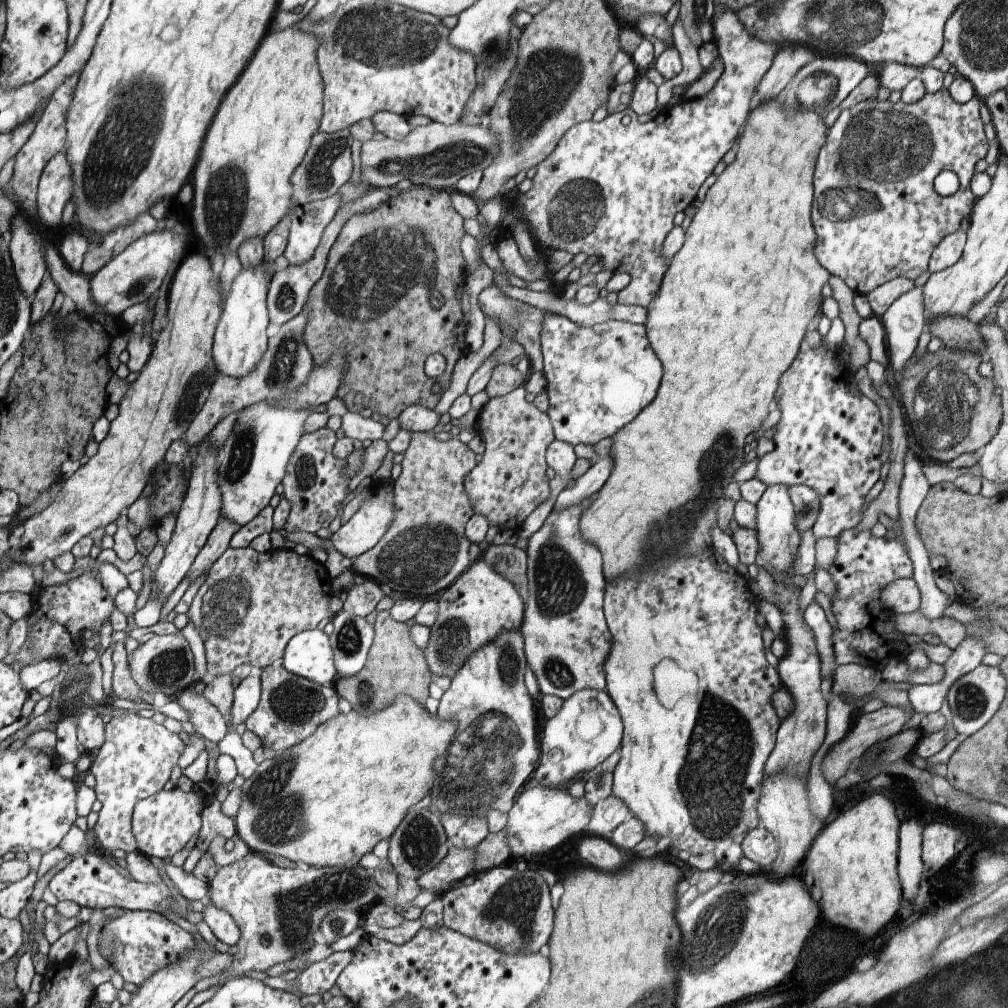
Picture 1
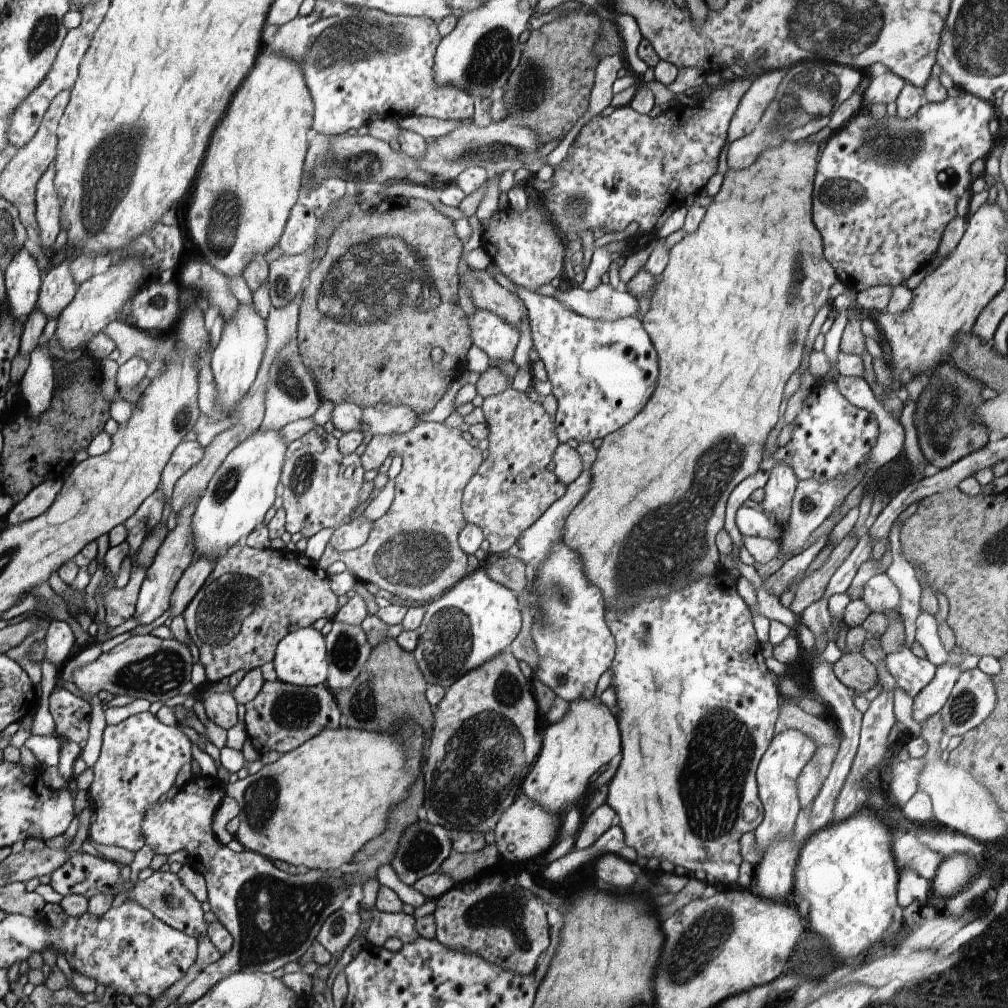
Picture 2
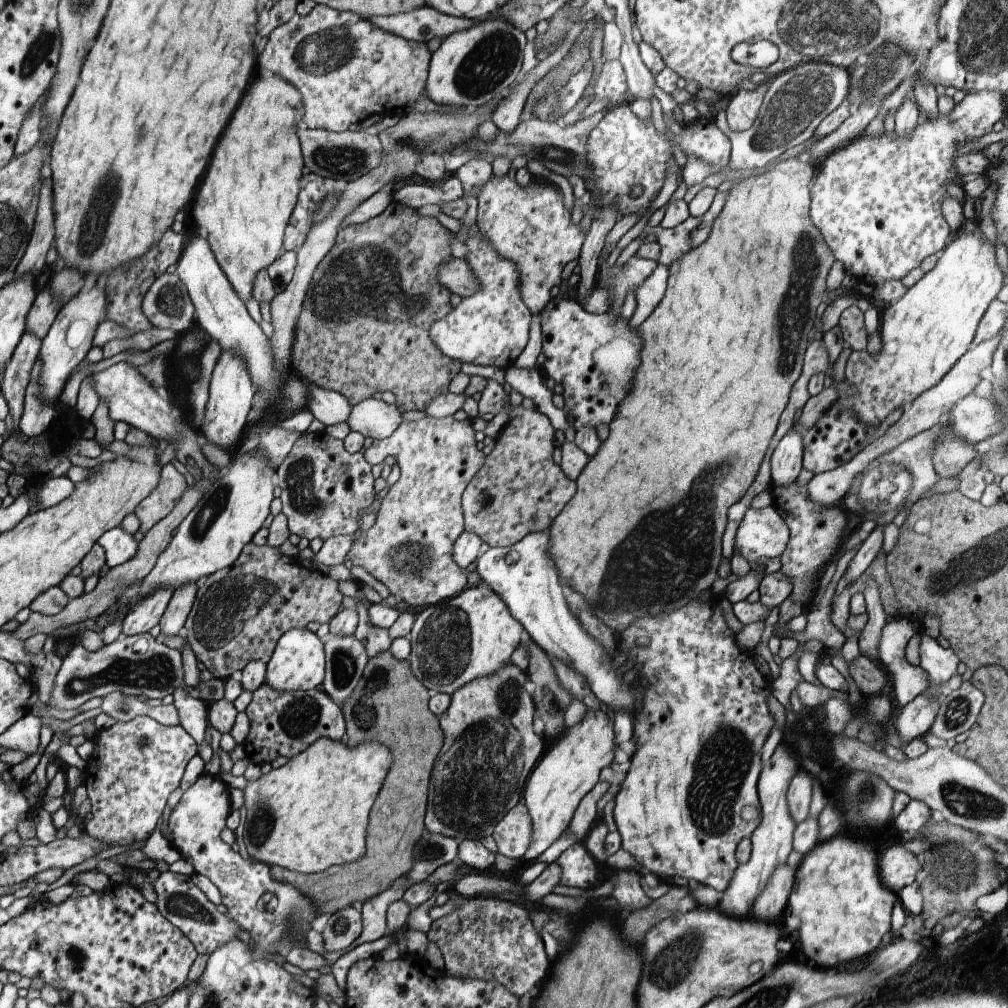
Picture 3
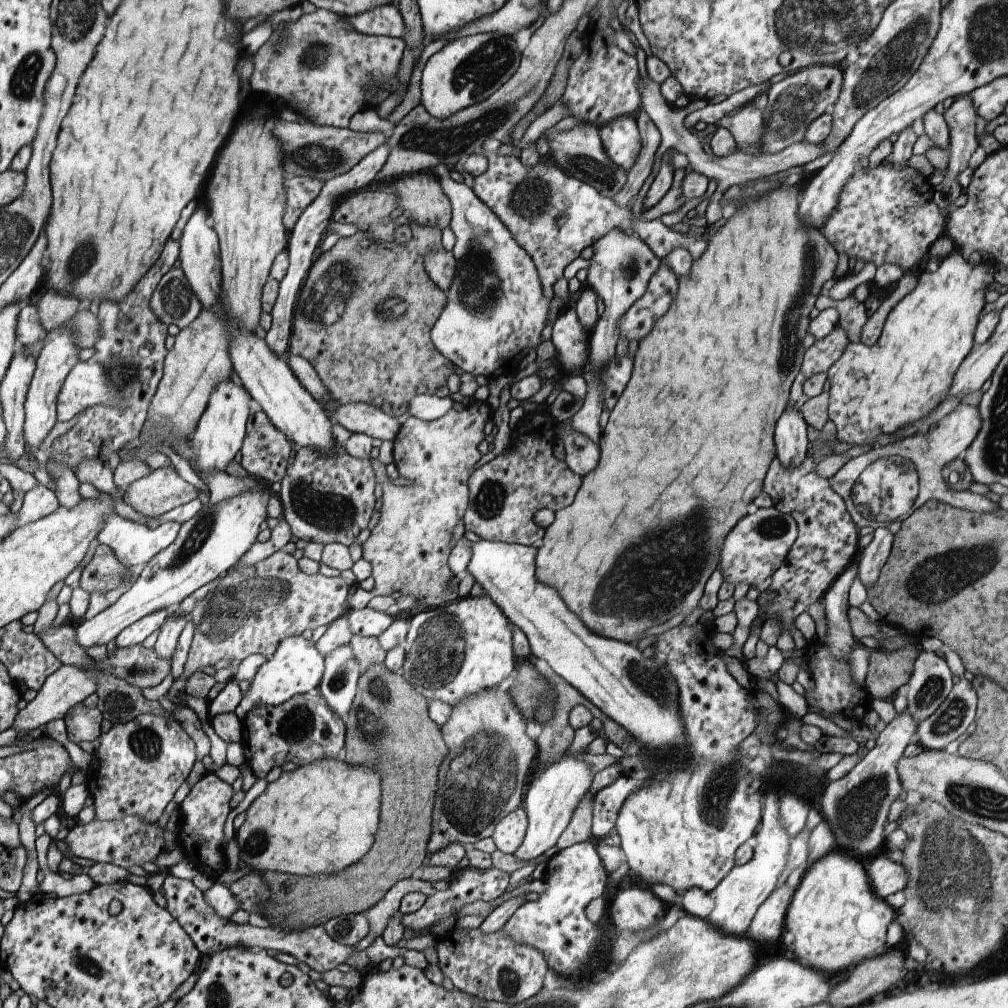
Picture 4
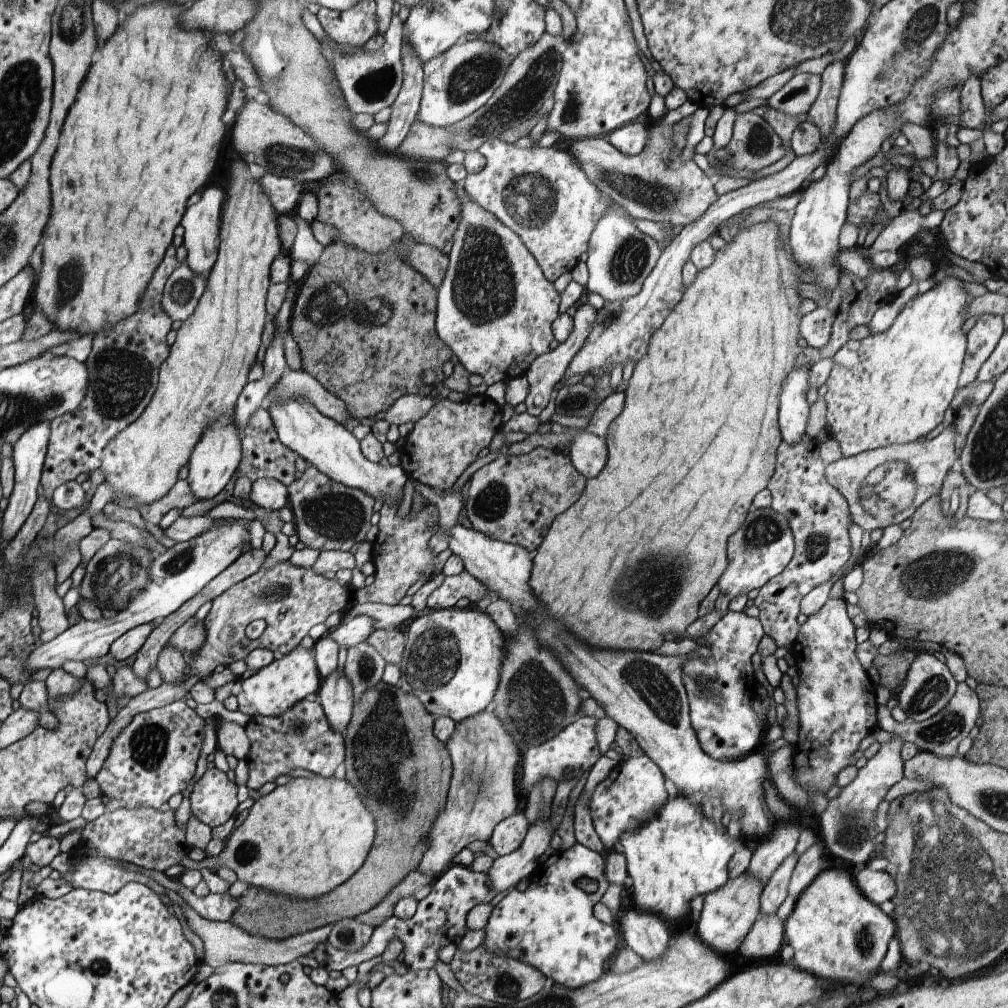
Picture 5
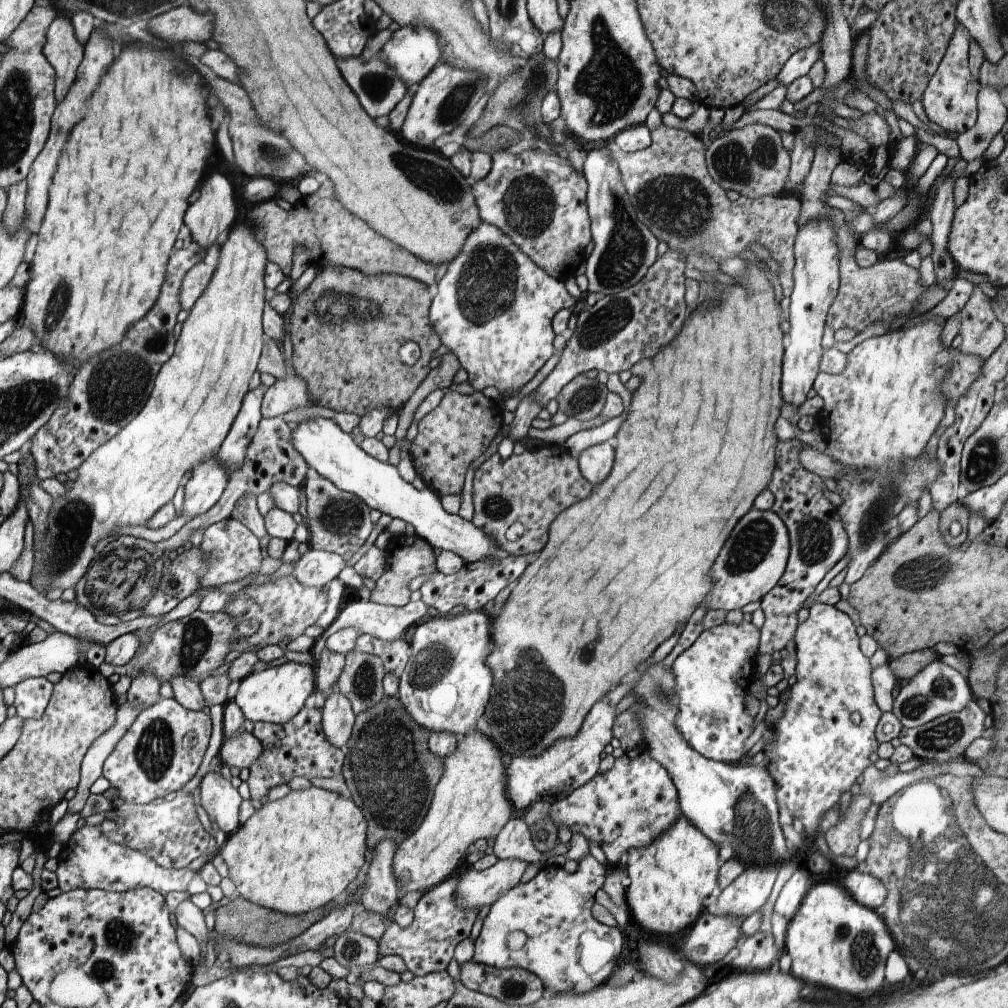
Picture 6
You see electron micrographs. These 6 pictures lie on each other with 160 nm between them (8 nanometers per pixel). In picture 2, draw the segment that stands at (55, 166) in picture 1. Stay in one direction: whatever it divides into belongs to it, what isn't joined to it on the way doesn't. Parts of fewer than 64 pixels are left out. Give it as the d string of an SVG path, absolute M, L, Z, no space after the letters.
M52 163L36 187L36 216L39 221L41 243L50 251L61 230L59 216L62 208L62 196L55 183L56 175L57 168Z

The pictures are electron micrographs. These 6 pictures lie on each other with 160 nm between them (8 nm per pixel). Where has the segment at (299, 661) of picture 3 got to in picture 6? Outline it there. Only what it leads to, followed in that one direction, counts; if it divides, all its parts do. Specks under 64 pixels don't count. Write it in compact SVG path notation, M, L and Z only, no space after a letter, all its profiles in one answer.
M282 660L264 671L254 671L240 681L234 702L252 722L287 723L298 715L304 700L314 692L314 670L308 664Z

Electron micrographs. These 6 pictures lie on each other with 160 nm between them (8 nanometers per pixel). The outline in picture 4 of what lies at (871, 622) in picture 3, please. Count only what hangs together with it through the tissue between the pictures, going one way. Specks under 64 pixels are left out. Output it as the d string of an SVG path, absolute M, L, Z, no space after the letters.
M878 527L874 532L872 542L861 550L857 577L867 590L879 579L881 568L891 553L893 542L894 535L890 534L887 529Z

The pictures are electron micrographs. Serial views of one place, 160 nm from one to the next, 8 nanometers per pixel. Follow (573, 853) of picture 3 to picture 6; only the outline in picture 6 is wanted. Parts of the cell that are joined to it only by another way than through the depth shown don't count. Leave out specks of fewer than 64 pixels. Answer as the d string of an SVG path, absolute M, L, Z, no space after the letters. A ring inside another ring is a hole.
M588 853L579 862L576 870L570 872L563 866L551 861L542 866L536 876L525 884L518 883L506 894L503 894L491 904L478 938L474 941L475 953L473 961L496 967L497 969L523 968L533 972L543 982L544 988L554 993L571 992L587 993L602 983L606 983L618 965L618 959L624 948L624 936L620 927L602 924L592 914L593 904L596 903L595 894L603 888L606 868L593 855ZM514 930L522 930L527 936L523 948L518 951L506 947L506 936Z

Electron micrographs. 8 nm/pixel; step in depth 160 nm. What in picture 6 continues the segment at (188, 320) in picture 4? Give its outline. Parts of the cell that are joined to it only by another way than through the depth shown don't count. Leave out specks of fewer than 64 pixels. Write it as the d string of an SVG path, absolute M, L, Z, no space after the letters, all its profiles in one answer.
M200 261L195 264L182 279L178 300L184 310L190 310L195 300L200 298L204 289L208 286L215 268Z

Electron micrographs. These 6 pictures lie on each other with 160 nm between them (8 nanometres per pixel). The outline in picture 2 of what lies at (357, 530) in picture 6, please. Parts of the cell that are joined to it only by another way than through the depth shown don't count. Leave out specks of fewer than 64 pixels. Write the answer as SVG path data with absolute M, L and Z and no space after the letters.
M316 425L288 444L281 496L285 508L285 530L290 534L304 534L309 539L322 529L337 529L344 524L346 516L356 514L364 505L358 505L366 472L361 462L362 456L356 452L349 455L340 452L339 439L326 432L322 425Z

